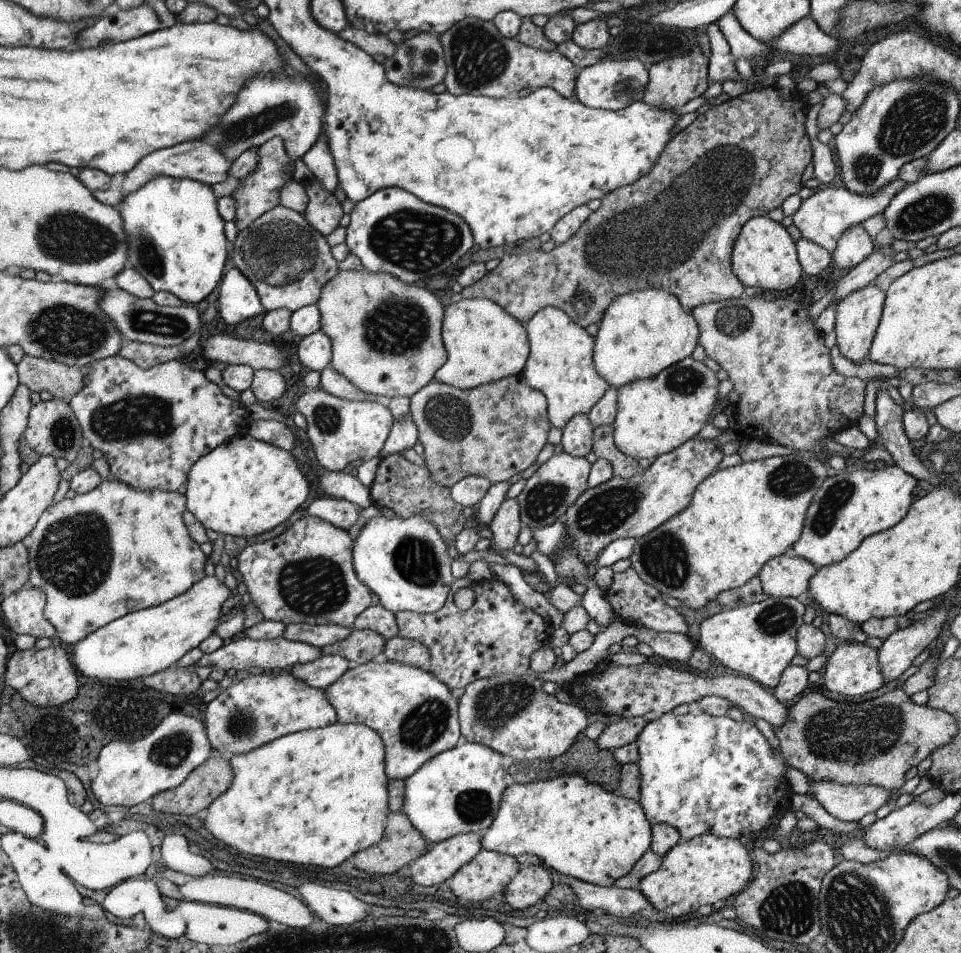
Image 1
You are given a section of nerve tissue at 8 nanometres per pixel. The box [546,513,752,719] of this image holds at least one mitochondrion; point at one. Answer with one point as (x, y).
(665, 559)

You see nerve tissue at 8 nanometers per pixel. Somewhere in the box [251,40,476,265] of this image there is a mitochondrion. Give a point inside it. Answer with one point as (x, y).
(434, 58)

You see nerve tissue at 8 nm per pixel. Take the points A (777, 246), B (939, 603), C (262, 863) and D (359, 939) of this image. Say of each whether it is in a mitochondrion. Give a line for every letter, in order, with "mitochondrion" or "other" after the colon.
A: other
B: other
C: other
D: other

